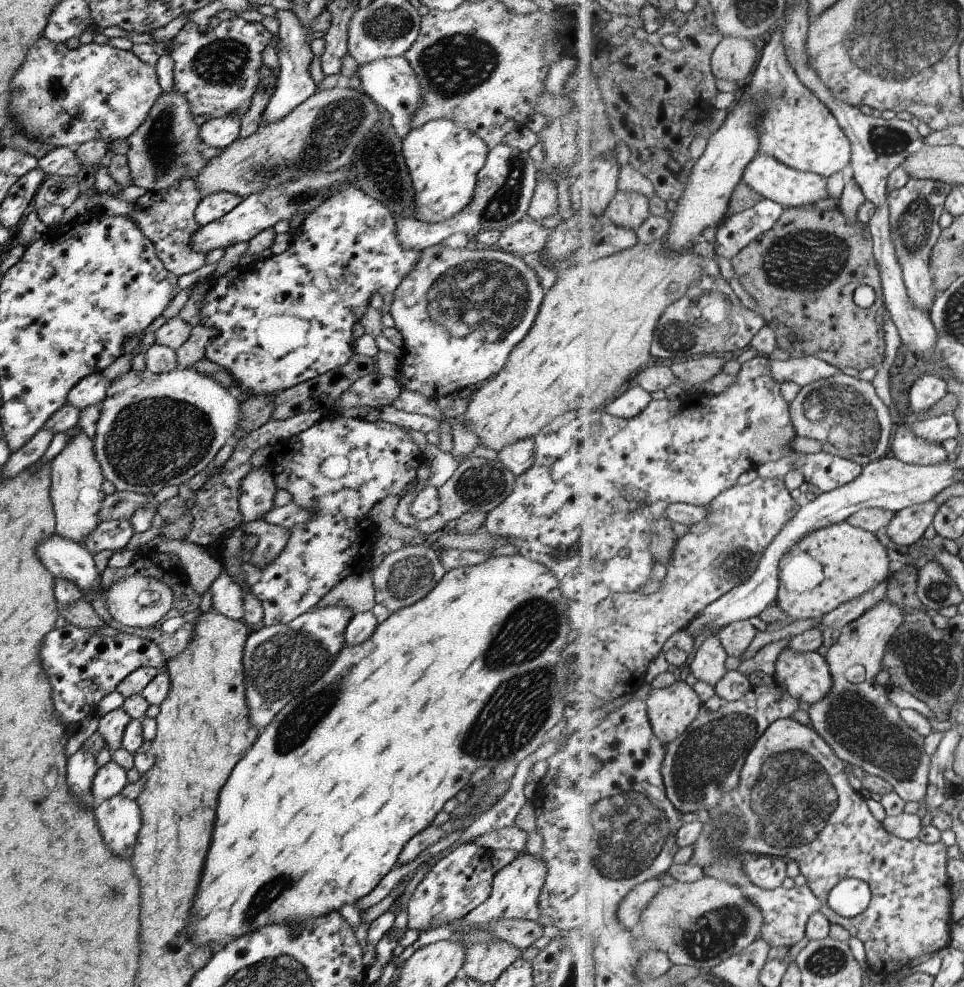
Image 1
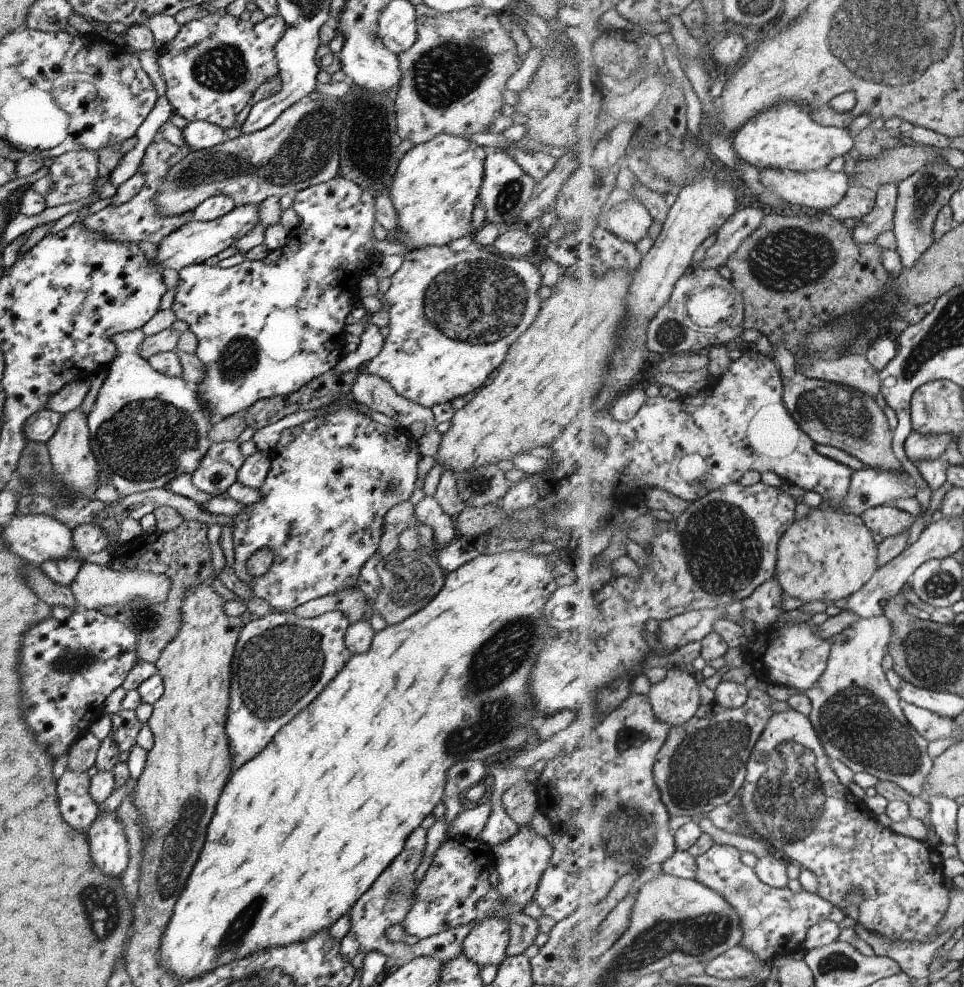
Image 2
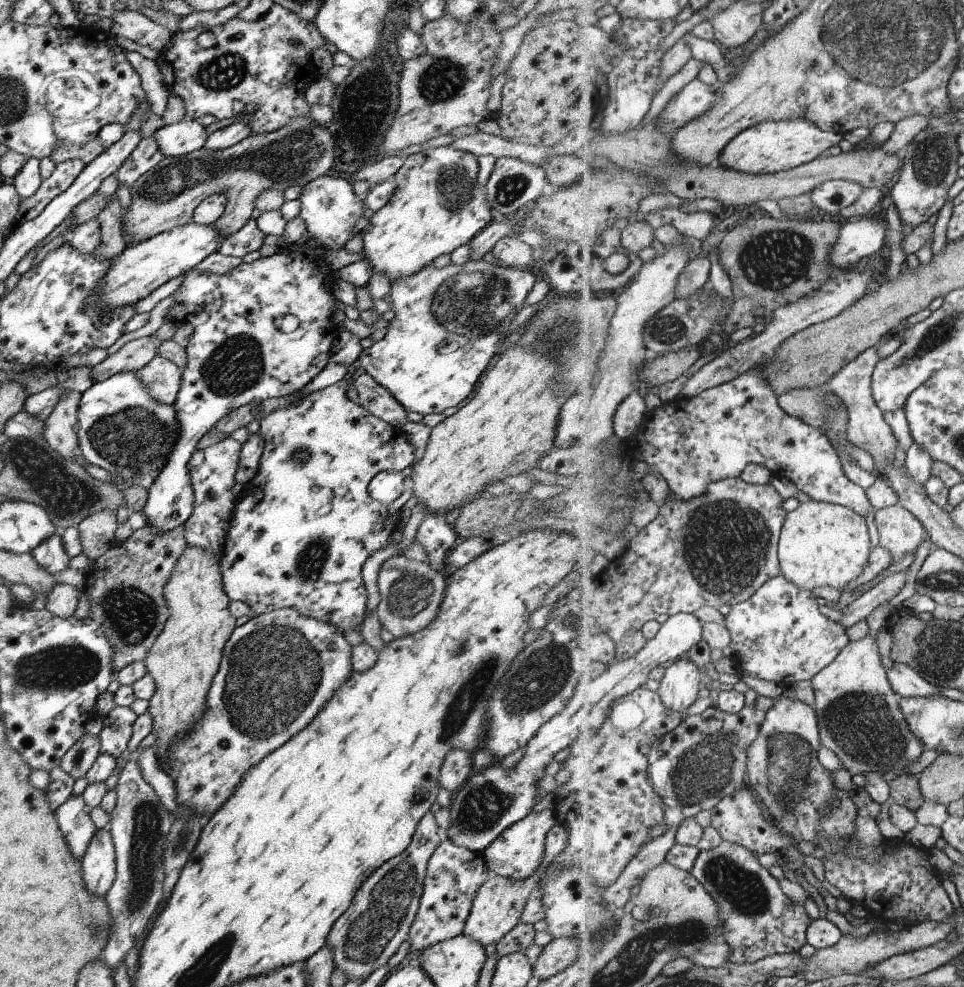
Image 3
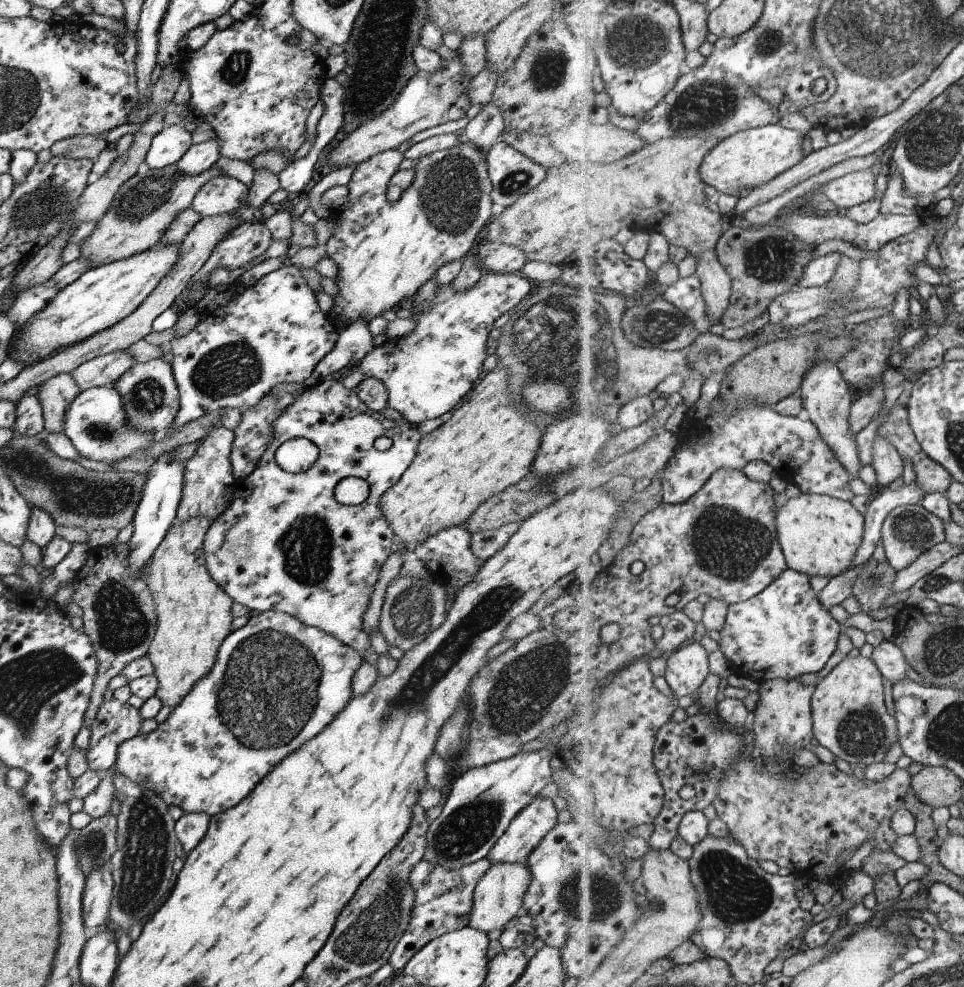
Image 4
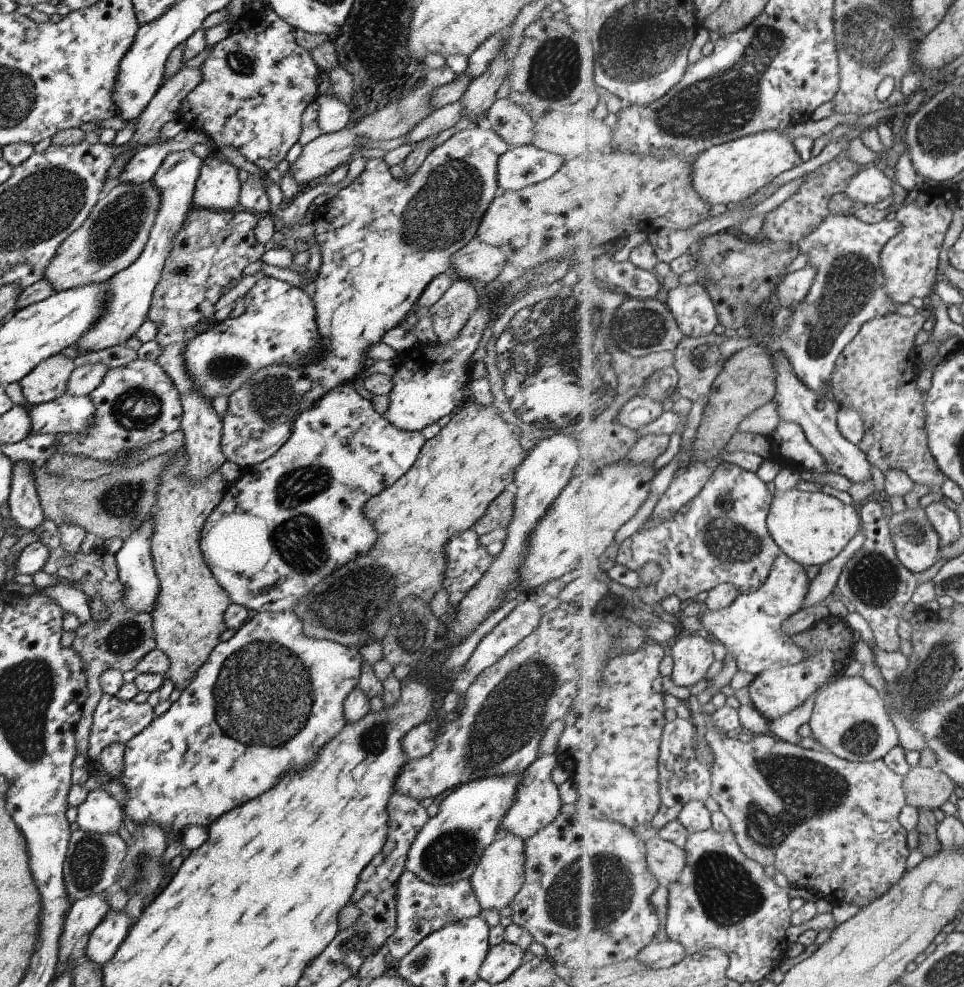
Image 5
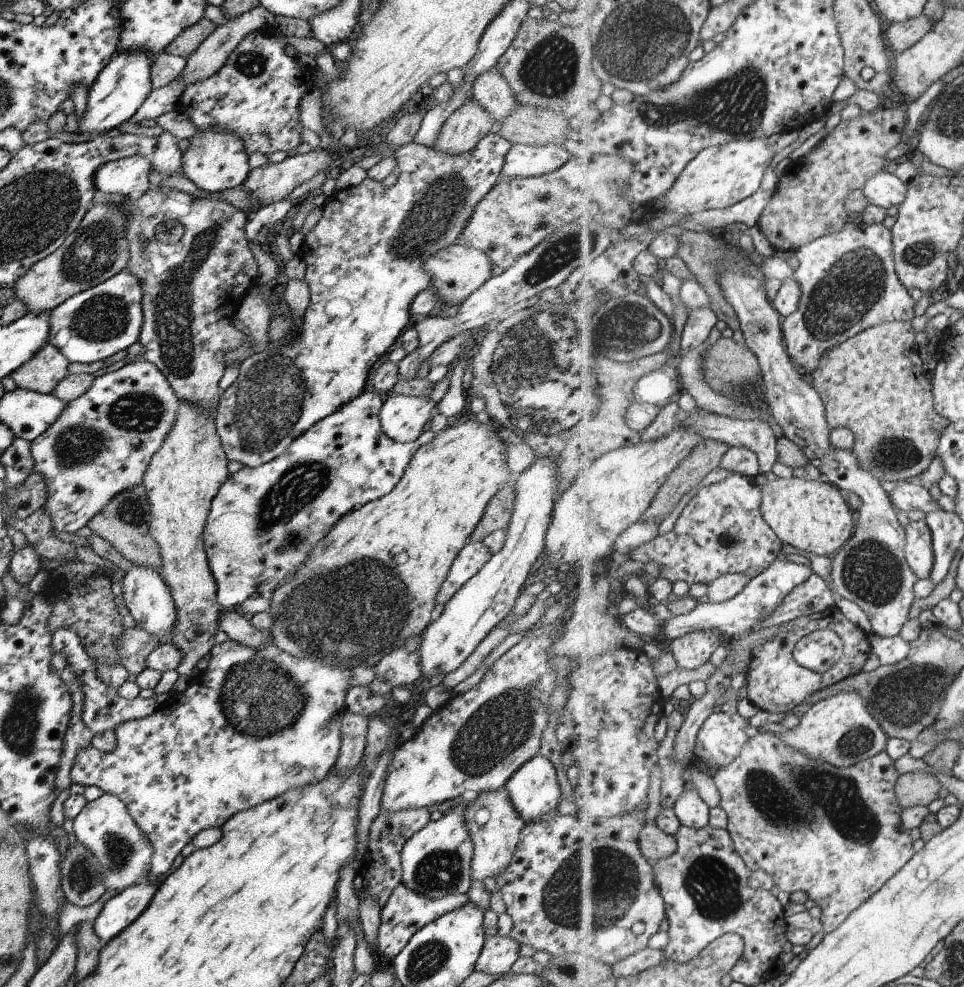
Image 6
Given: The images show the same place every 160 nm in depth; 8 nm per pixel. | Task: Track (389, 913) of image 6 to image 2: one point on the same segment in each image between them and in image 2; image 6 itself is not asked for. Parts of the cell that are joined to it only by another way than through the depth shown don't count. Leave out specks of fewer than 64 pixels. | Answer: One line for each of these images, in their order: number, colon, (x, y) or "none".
2: (456, 878)
3: (453, 874)
4: (442, 900)
5: (421, 908)

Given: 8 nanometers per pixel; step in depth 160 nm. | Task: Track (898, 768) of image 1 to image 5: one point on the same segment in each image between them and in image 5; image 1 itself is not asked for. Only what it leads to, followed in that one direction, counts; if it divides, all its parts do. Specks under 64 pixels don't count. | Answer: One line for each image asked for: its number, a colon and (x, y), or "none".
2: (859, 716)
3: (861, 722)
4: (851, 719)
5: (849, 719)

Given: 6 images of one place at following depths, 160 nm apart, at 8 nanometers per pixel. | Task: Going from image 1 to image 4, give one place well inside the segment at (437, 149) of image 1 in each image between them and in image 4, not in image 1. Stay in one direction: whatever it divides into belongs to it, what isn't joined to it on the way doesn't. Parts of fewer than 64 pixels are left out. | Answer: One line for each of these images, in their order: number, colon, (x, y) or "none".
2: (435, 184)
3: (437, 206)
4: (385, 250)

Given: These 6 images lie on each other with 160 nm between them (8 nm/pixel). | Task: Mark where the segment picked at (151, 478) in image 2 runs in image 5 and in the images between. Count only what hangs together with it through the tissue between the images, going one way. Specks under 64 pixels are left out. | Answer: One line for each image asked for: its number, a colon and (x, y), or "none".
3: (121, 428)
4: (94, 422)
5: (66, 414)

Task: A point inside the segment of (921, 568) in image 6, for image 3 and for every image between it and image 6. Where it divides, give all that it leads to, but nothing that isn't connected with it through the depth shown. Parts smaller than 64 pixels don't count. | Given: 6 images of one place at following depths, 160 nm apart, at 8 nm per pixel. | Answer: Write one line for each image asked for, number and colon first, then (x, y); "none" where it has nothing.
3: (900, 531)
4: (909, 530)
5: (918, 544)

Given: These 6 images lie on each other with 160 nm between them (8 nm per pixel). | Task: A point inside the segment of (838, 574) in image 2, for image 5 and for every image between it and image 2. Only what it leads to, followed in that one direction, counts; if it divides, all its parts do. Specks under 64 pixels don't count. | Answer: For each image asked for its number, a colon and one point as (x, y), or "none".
3: (821, 543)
4: (820, 534)
5: (812, 528)

